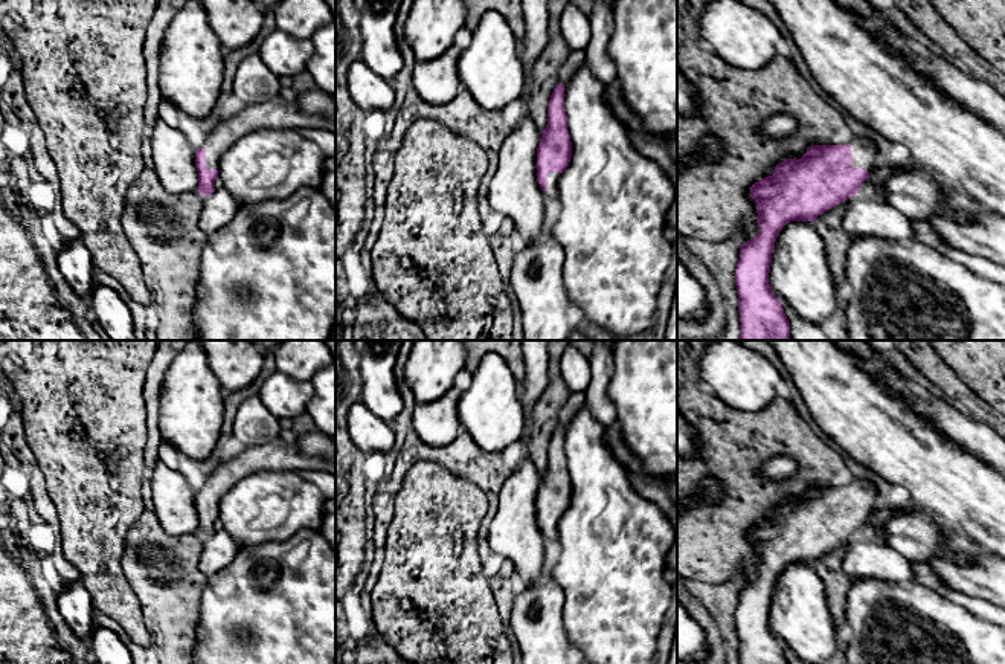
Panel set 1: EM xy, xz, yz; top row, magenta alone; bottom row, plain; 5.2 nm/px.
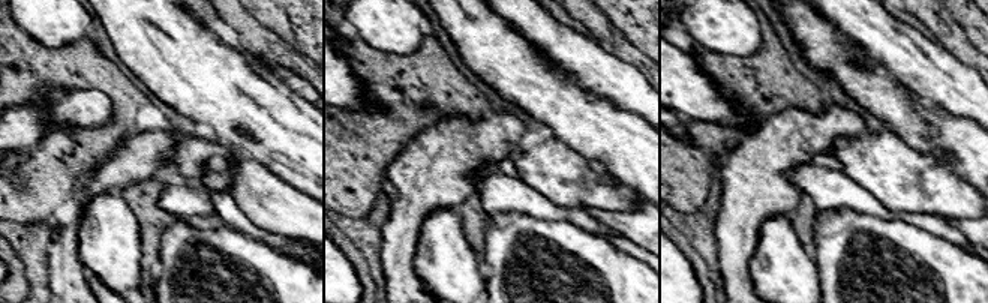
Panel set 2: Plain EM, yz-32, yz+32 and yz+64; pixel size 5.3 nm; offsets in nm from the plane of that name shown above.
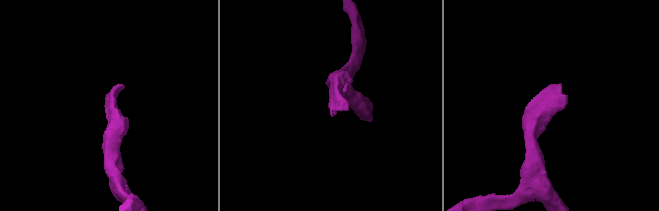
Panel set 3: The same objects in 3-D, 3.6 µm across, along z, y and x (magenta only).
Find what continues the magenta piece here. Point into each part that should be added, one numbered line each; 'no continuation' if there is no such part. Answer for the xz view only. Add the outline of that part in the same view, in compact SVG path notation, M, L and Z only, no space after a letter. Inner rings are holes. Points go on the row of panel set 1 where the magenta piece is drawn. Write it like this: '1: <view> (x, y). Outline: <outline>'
1: xz (552, 177). Outline: M561 172L547 174L547 189L543 192L546 198L558 198L558 183Z

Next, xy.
1: xy (269, 115). Outline: M261 102L246 105L232 118L221 121L207 136L206 166L218 169L221 156L246 134L256 130L325 128L336 133L336 121L328 116L305 113L293 102Z

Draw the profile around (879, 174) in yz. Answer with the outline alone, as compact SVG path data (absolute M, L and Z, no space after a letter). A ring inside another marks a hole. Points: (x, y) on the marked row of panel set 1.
M877 163L871 171L869 171L869 180L875 188L877 195L881 198L885 195L885 183L888 179L900 171L901 165L880 165Z

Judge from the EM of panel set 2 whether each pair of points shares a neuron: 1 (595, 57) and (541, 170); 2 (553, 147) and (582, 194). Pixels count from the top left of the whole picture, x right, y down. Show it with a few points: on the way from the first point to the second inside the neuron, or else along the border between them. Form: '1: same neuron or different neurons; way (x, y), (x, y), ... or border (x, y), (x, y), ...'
1: different neurons; border (553, 134), (586, 158)
2: same neuron; way (553, 159), (553, 165), (570, 182)

